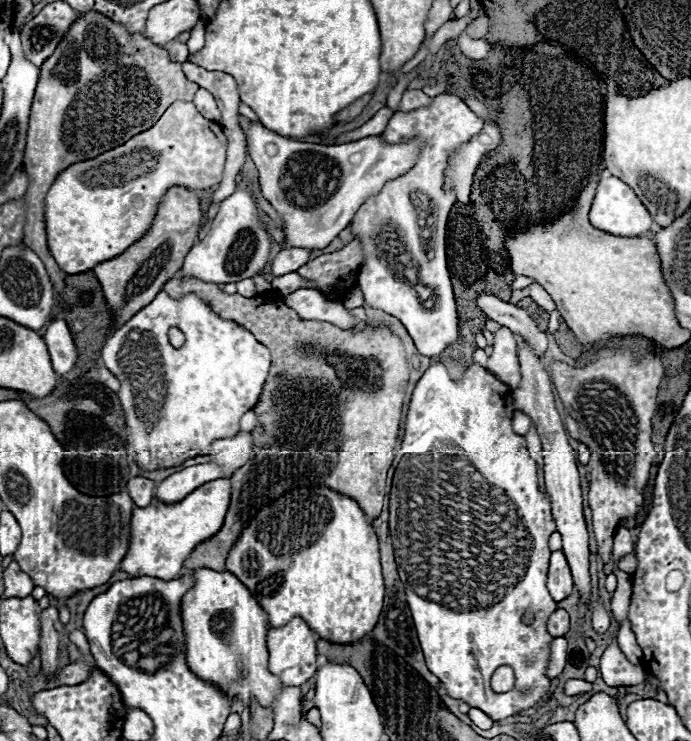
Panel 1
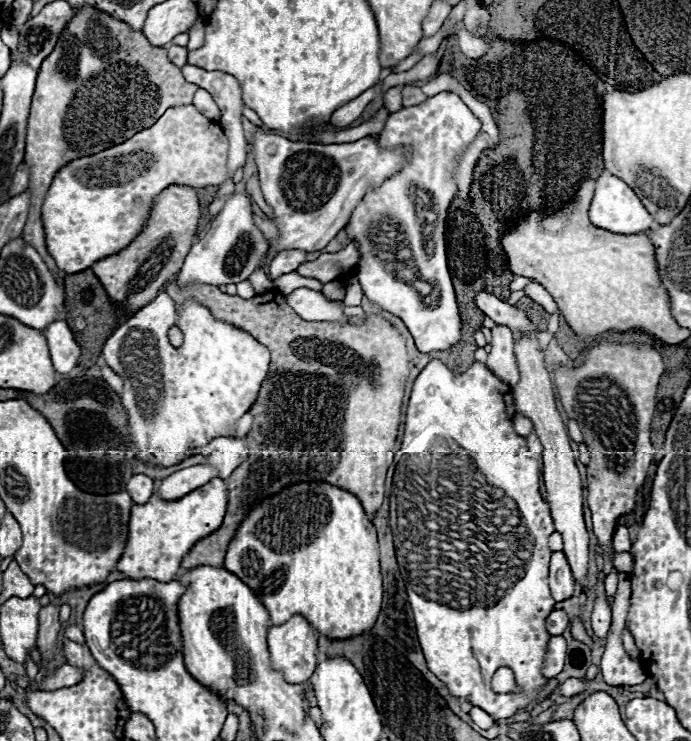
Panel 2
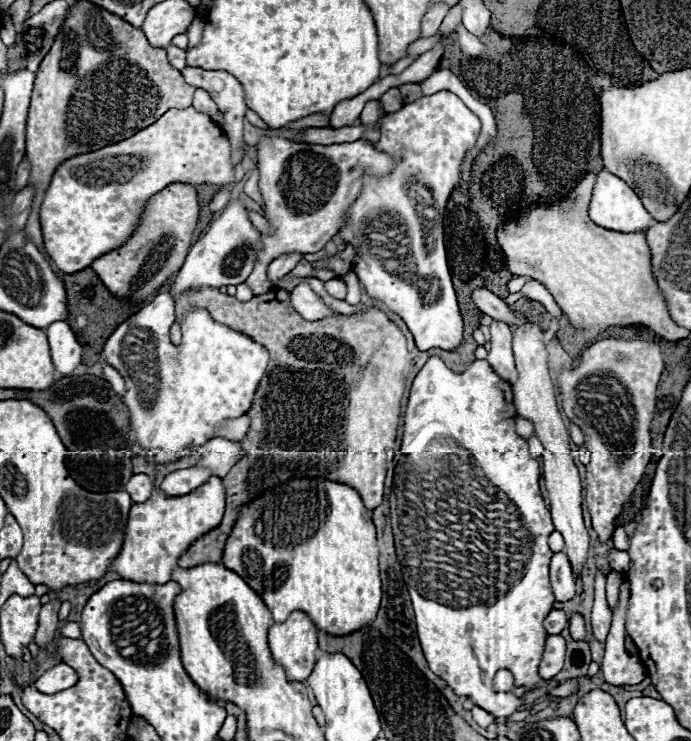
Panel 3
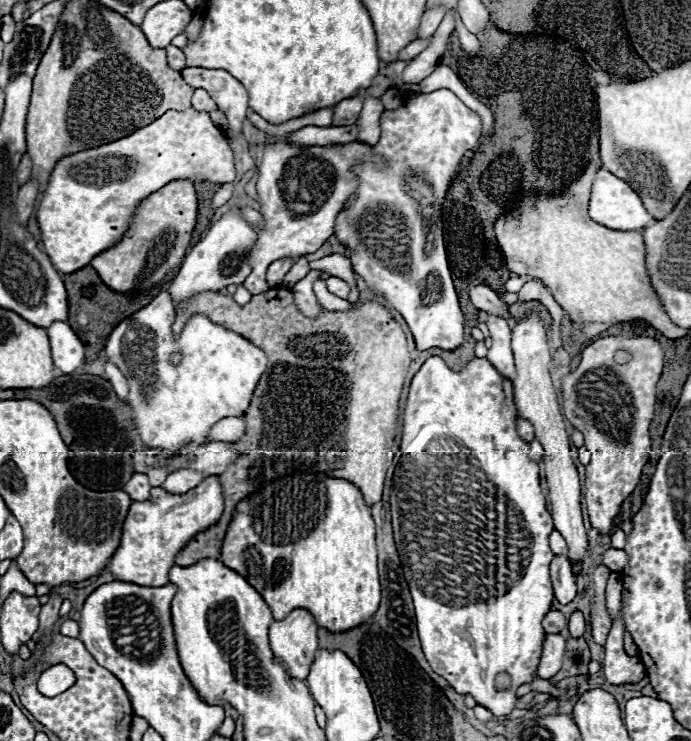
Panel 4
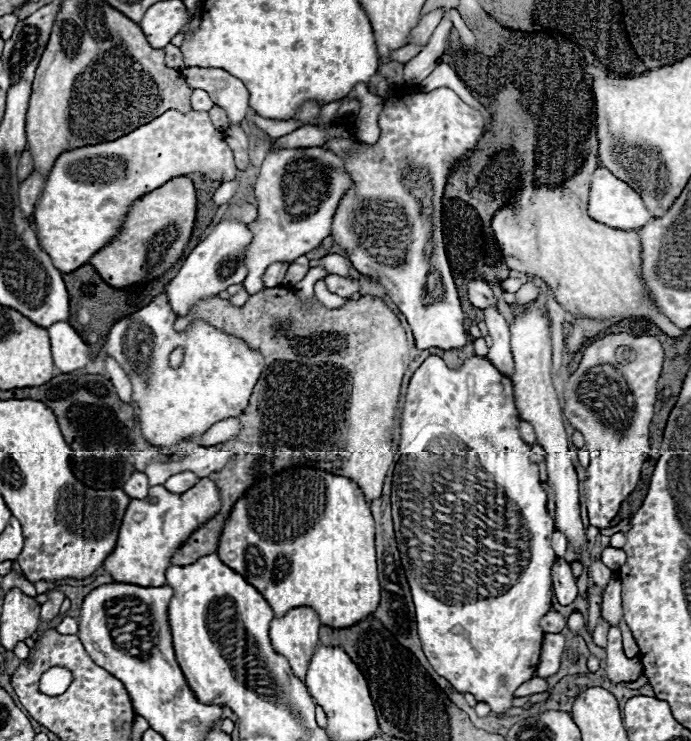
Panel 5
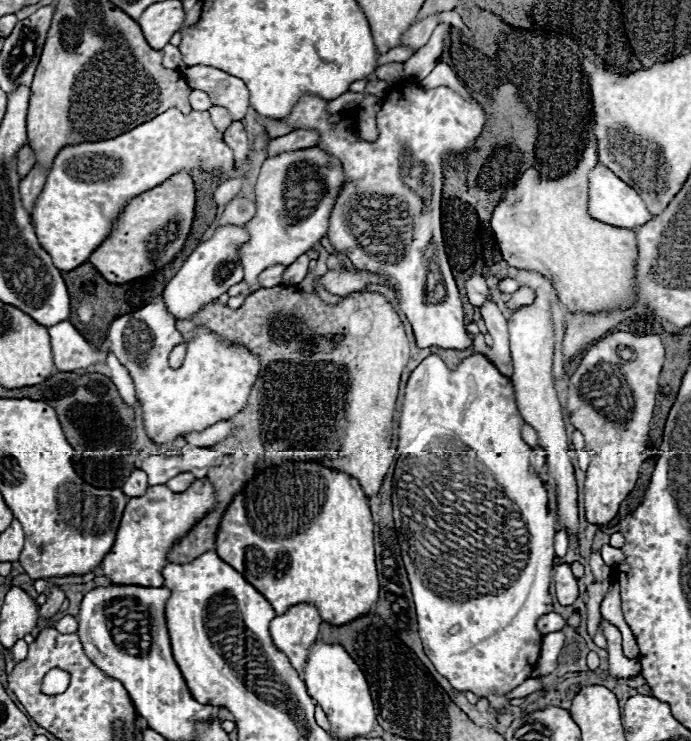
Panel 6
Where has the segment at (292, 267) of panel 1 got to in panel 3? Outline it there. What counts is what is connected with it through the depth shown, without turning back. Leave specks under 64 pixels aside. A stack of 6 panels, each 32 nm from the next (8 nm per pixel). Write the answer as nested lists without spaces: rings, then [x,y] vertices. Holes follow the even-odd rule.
[[[284,254],[284,256],[276,258],[276,260],[268,266],[268,280],[276,286],[276,282],[278,282],[282,276],[286,276],[286,274],[292,270],[292,266],[296,266],[296,262],[300,262],[300,258],[302,258],[302,254]]]

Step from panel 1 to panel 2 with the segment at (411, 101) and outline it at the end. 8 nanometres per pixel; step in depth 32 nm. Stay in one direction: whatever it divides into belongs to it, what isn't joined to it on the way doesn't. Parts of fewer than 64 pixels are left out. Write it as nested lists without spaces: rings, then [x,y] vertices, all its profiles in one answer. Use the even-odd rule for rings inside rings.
[[[406,84],[402,90],[404,90],[404,104],[402,104],[404,108],[406,108],[406,106],[420,104],[420,102],[426,98],[418,86],[410,86],[410,84]]]

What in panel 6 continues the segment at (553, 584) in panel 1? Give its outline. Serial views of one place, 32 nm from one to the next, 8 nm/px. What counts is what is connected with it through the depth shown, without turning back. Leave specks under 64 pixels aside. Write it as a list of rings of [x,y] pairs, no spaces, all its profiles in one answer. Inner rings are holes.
[[[558,564],[556,566],[556,576],[554,576],[554,586],[556,586],[556,596],[562,606],[574,604],[578,598],[578,584],[576,578],[572,576],[572,570],[568,564]]]

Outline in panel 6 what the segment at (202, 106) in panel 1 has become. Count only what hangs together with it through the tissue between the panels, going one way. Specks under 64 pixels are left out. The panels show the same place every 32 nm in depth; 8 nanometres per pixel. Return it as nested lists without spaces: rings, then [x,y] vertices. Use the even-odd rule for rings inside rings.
[[[192,90],[192,94],[190,94],[190,104],[192,104],[194,110],[208,110],[208,108],[212,106],[208,94],[202,92],[202,90]]]

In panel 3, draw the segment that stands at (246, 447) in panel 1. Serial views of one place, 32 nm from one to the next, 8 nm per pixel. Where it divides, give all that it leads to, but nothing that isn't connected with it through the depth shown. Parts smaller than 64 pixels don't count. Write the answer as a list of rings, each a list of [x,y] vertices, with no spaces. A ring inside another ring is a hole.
[[[210,440],[206,446],[198,448],[198,454],[200,454],[200,460],[196,468],[206,468],[216,476],[224,476],[244,456],[244,450],[240,442]]]

